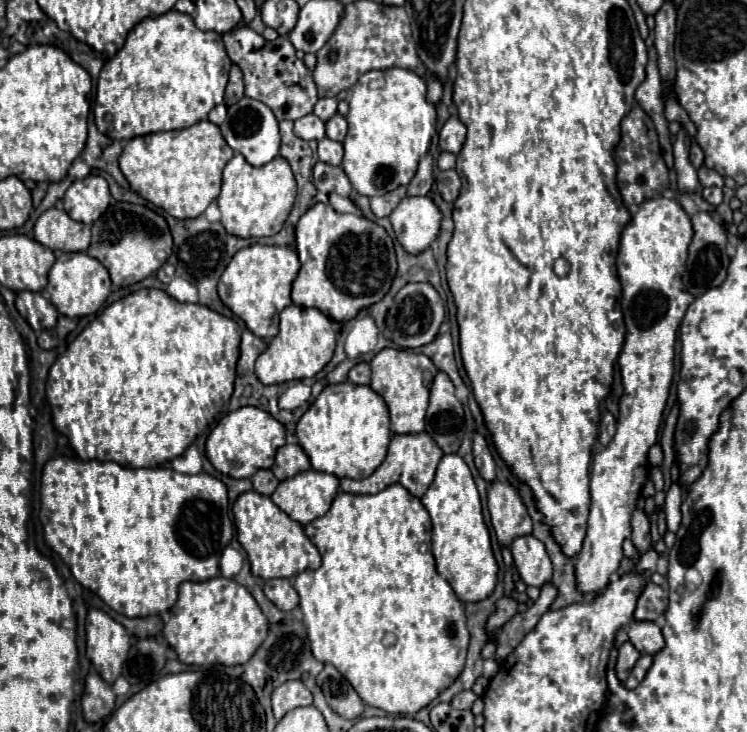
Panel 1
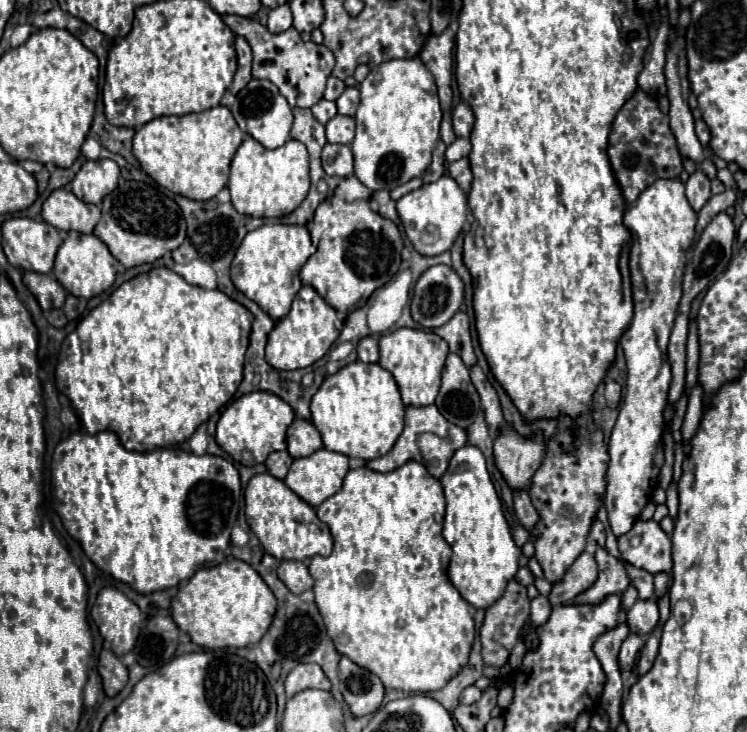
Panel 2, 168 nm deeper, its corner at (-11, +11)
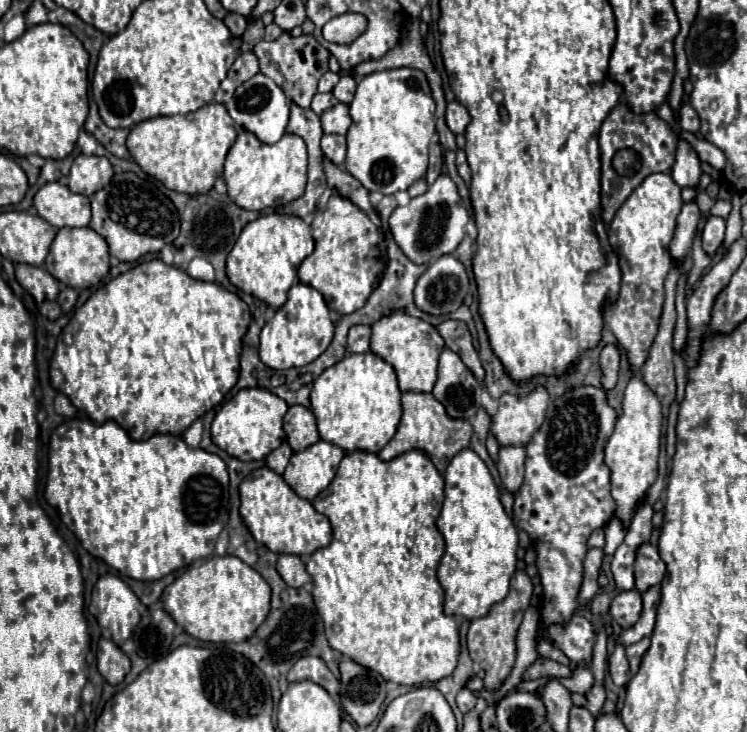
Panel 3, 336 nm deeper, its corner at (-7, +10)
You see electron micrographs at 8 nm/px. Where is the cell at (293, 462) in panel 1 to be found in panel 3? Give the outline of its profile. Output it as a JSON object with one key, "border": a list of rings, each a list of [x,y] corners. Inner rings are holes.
{"border":[[[300,404],[288,408],[284,416],[284,430],[288,436],[288,444],[292,446],[294,452],[300,452],[320,440],[312,410]]]}

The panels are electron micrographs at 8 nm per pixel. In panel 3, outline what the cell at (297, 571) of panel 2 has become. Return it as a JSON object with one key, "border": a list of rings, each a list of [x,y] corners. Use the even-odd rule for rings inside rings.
{"border":[[[280,554],[276,570],[284,578],[284,582],[292,588],[300,588],[306,582],[310,582],[310,574],[306,572],[304,562],[294,554]]]}

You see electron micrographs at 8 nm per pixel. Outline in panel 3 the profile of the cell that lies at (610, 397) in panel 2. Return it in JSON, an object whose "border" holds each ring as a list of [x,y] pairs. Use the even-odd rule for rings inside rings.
{"border":[[[606,344],[600,352],[600,368],[602,368],[602,386],[606,390],[616,386],[620,364],[620,350],[616,344]]]}

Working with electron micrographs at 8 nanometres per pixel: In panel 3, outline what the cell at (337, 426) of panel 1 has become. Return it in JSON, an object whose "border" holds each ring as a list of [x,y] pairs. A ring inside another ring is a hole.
{"border":[[[374,352],[346,354],[340,362],[326,368],[316,378],[310,400],[312,412],[318,420],[320,438],[346,452],[366,450],[378,454],[396,434],[402,414],[396,372]]]}

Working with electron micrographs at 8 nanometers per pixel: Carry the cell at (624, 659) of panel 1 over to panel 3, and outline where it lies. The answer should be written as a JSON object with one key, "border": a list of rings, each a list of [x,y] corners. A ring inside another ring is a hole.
{"border":[[[616,646],[614,652],[608,656],[608,670],[618,688],[624,688],[630,680],[630,668],[624,654],[624,646]]]}

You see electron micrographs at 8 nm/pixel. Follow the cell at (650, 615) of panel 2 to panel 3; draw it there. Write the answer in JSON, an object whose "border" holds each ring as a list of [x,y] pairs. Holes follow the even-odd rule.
{"border":[[[636,590],[618,592],[610,604],[610,616],[614,618],[614,622],[620,628],[632,626],[632,622],[636,622],[636,618],[640,618],[640,606],[642,606],[640,592],[636,592]]]}

